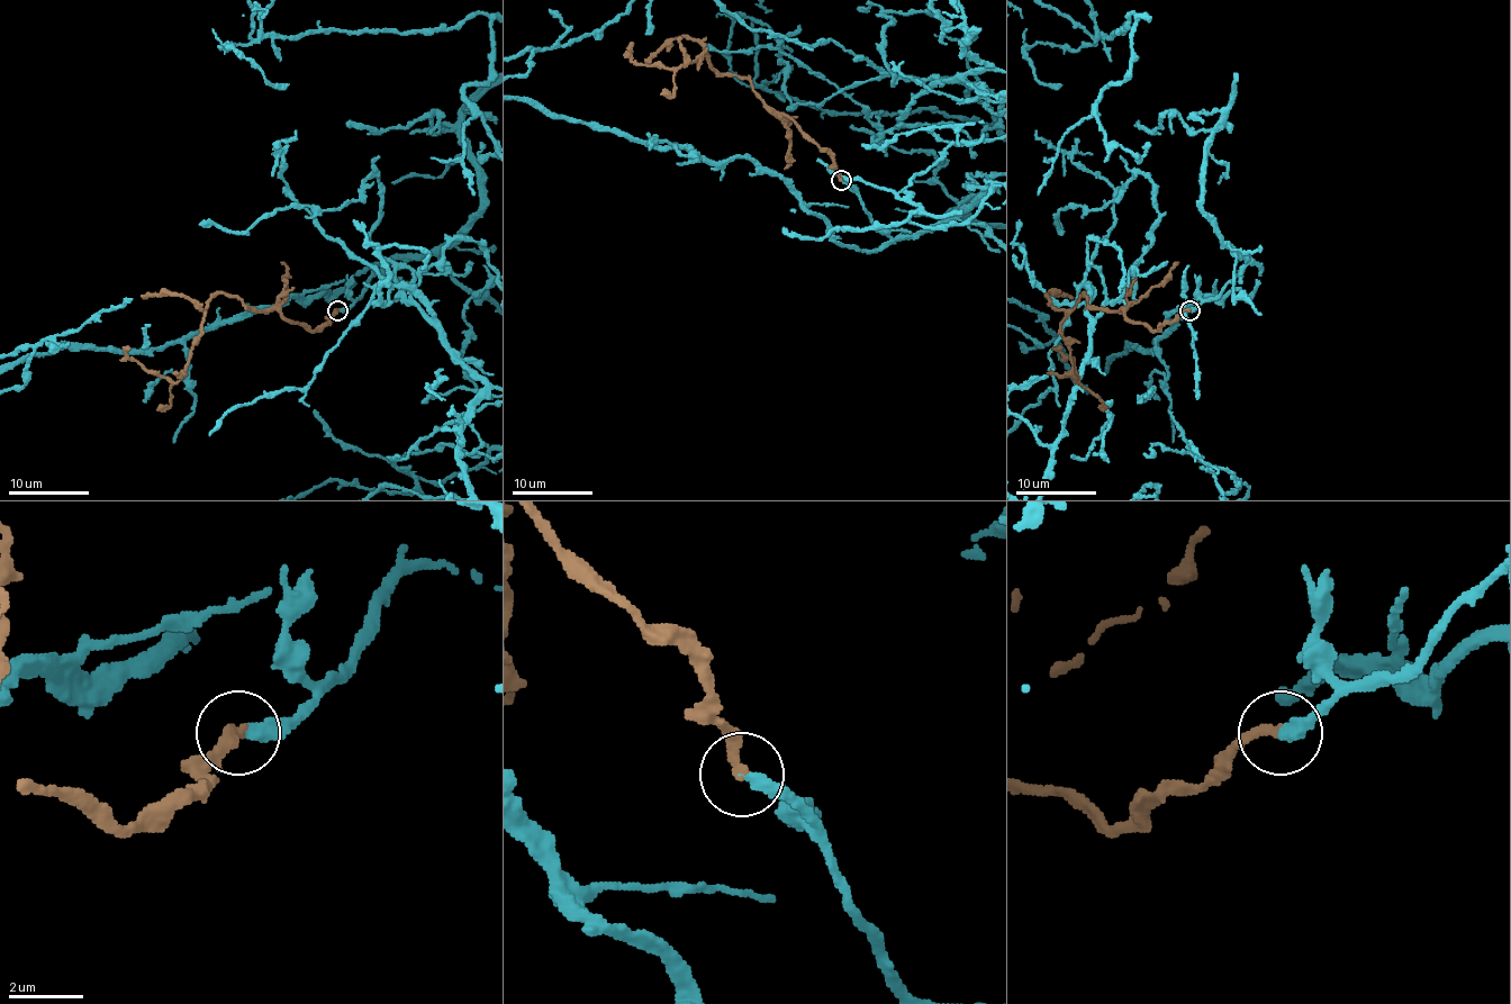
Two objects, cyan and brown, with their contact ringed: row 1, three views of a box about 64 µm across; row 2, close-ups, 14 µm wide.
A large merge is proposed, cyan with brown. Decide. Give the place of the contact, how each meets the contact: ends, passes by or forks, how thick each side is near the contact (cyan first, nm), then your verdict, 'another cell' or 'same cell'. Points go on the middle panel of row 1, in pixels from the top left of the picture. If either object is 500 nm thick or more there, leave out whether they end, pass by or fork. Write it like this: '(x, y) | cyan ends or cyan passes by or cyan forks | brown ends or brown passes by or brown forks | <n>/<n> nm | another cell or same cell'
(841, 180) | cyan ends | brown ends | 360/260 nm | same cell

